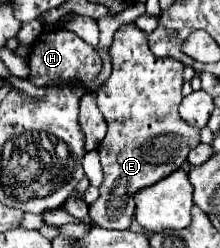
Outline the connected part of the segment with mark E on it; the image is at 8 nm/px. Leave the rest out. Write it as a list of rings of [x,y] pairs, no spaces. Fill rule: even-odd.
[[[132,22],[116,30],[114,44],[110,48],[112,74],[98,92],[98,108],[108,124],[108,134],[102,140],[98,154],[104,170],[104,182],[100,186],[100,196],[90,204],[92,224],[106,230],[128,230],[134,216],[134,194],[146,186],[156,184],[170,172],[186,162],[188,152],[200,144],[200,130],[186,124],[178,114],[178,104],[182,102],[182,70],[184,66],[174,58],[158,58],[148,48],[148,36]]]

